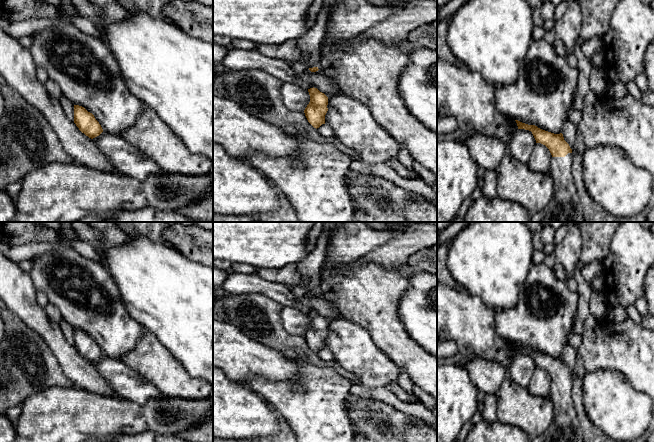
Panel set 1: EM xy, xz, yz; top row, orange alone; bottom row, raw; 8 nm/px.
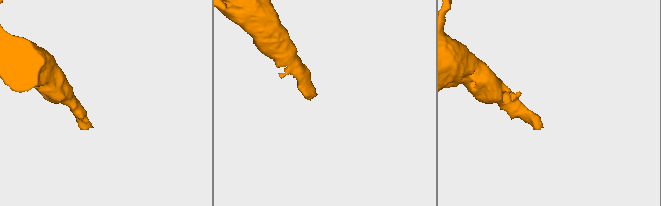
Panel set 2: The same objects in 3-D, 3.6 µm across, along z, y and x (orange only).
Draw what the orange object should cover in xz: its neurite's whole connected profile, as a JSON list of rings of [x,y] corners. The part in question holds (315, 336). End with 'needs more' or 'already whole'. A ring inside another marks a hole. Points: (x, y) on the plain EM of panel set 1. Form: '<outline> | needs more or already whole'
[[[317,312],[308,313],[310,326],[304,334],[308,346],[314,351],[319,352],[325,348],[325,339],[328,335],[328,321]]] | already whole

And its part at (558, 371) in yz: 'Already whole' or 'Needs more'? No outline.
Needs more

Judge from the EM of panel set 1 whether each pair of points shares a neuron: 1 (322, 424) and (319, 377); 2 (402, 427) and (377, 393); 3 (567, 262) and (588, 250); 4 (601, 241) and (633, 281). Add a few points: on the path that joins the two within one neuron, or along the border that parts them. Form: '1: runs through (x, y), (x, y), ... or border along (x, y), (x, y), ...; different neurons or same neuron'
1: runs through (320, 412), (320, 389); same neuron
2: border along (360, 396), (369, 396), (384, 401), (404, 412); different neurons
3: border along (581, 232), (581, 256), (579, 260); different neurons
4: border along (615, 232), (611, 241), (610, 252), (602, 262); different neurons

